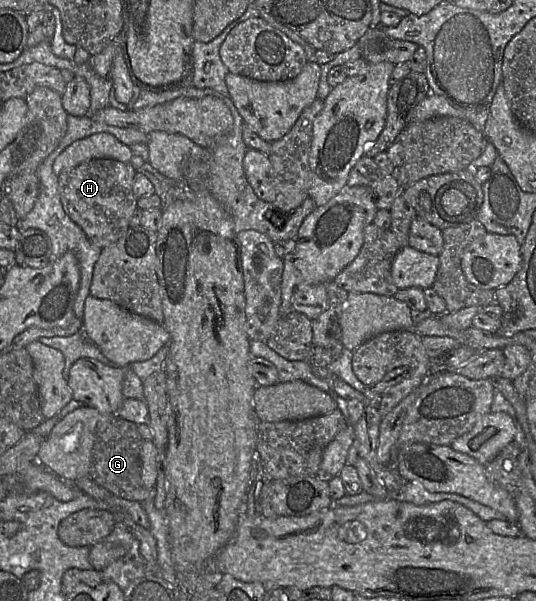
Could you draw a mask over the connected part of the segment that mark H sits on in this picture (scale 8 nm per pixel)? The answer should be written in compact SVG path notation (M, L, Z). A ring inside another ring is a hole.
M98 158L67 169L58 175L58 193L65 213L101 249L115 243L130 228L130 219L137 208L133 193L136 170L130 162Z

